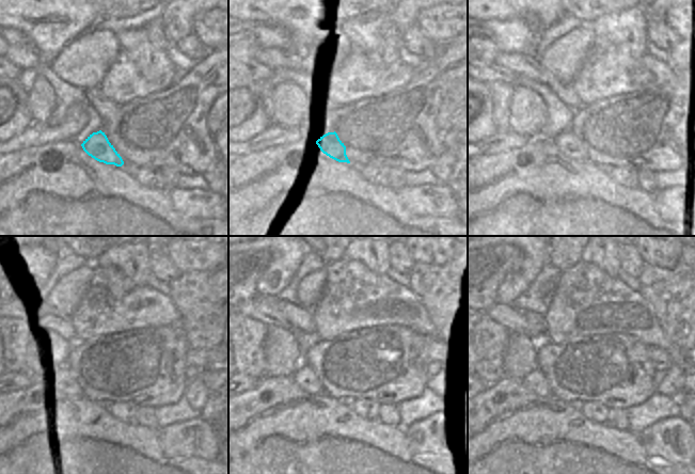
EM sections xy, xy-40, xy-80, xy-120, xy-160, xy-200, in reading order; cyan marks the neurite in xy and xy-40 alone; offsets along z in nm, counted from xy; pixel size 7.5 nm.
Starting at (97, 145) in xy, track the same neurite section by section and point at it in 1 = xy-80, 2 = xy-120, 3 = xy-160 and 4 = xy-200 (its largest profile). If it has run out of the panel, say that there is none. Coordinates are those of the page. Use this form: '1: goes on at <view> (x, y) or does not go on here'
1: goes on at xy-80 (568, 143)
2: goes on at xy-120 (70, 379)
3: goes on at xy-160 (304, 378)
4: goes on at xy-200 (536, 381)

